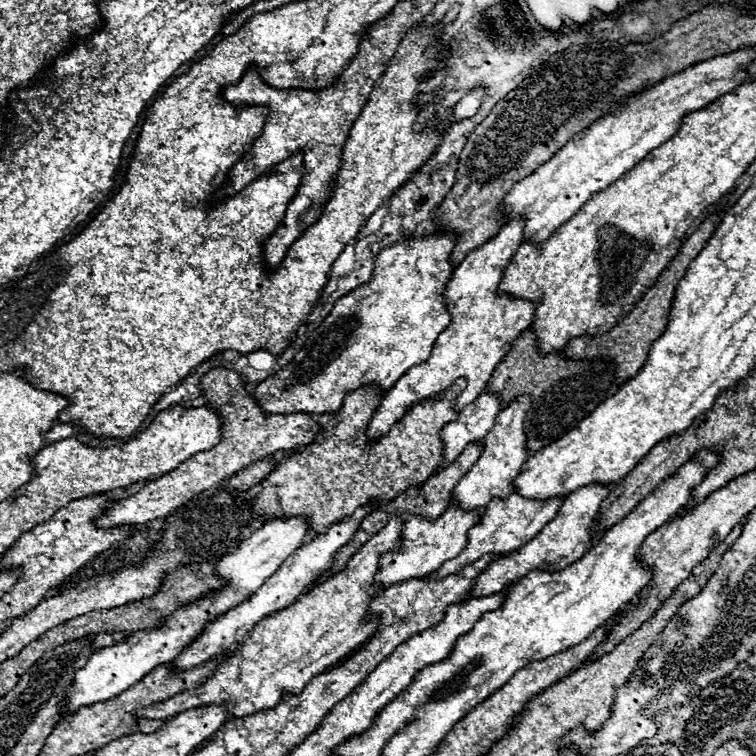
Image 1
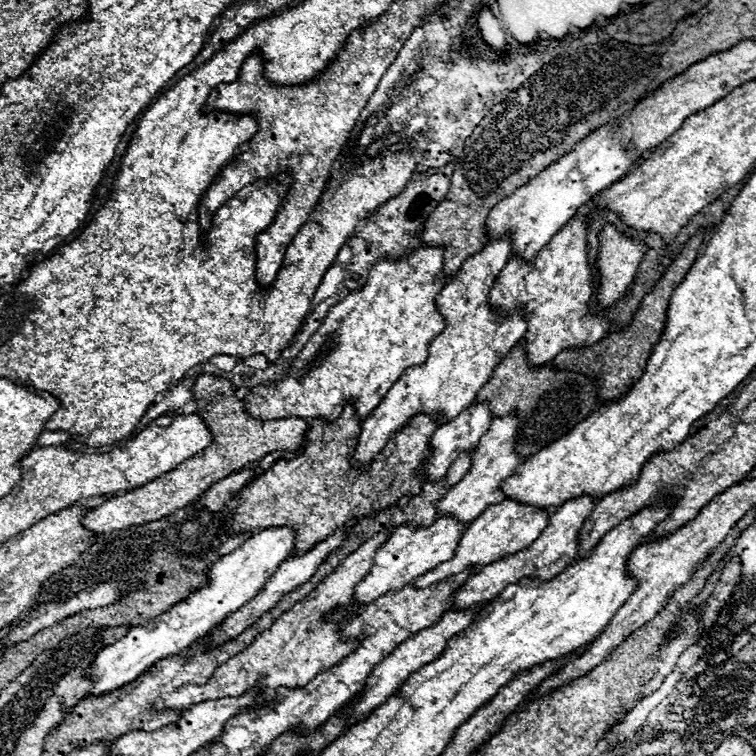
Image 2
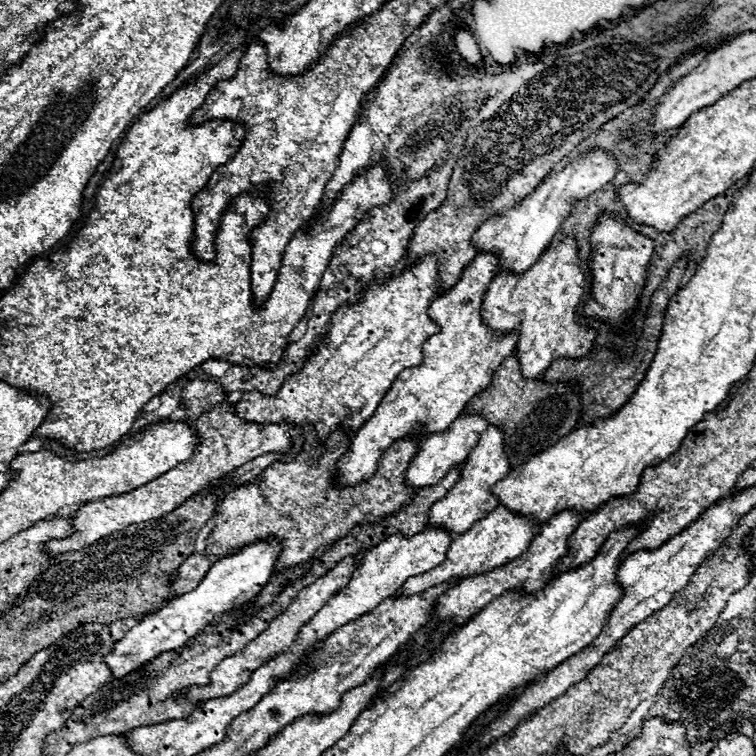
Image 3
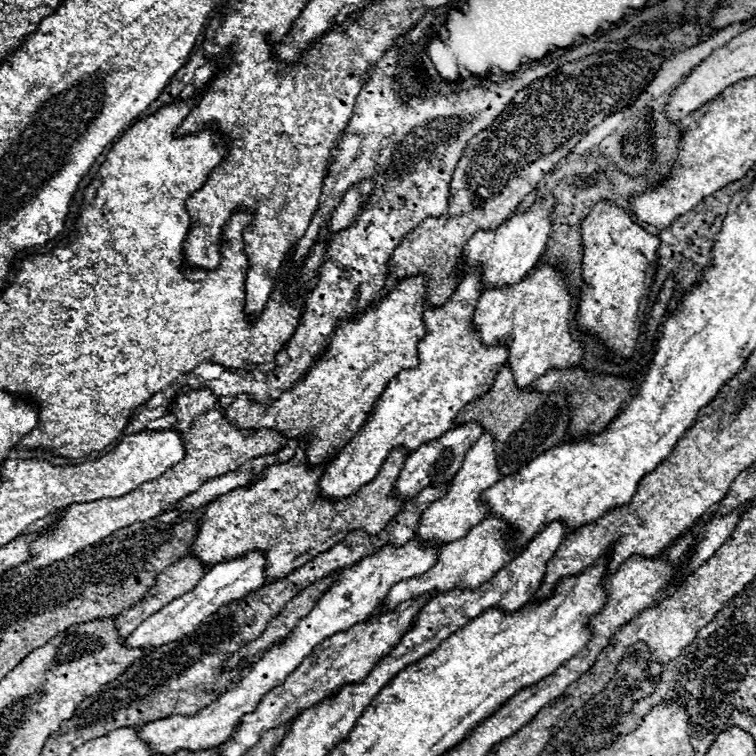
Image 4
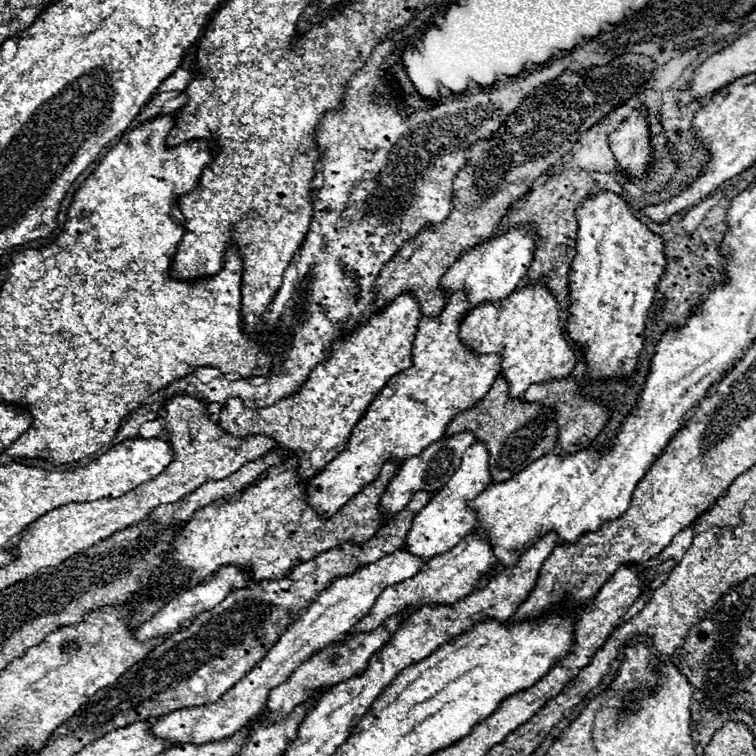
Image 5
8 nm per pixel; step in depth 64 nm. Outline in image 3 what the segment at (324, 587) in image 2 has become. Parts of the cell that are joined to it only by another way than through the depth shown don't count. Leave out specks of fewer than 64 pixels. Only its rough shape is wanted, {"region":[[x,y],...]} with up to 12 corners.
{"region":[[346,558],[300,590],[256,640],[224,658],[192,700],[220,698],[246,684],[260,664],[284,652],[302,624],[350,582]]}

